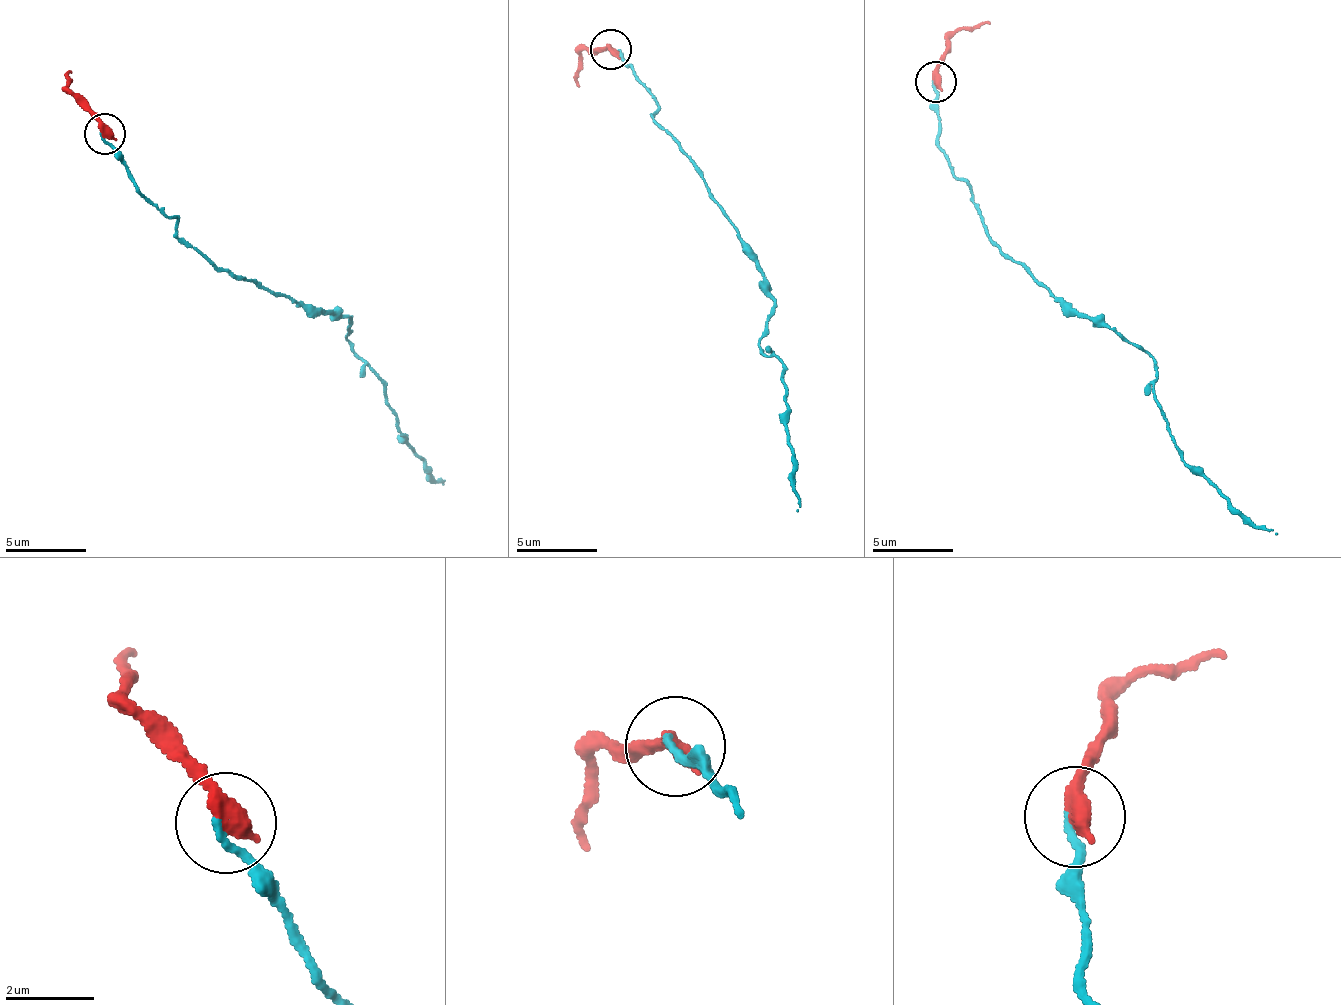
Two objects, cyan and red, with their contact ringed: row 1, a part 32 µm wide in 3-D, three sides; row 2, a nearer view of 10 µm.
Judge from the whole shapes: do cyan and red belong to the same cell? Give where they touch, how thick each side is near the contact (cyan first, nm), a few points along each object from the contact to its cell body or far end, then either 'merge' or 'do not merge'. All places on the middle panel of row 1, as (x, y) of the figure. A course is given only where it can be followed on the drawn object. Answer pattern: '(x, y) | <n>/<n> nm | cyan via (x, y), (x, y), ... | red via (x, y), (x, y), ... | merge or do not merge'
(611, 49) | 180/460 nm | cyan via (610, 48), (657, 103), (653, 114), (737, 233), (773, 302), (758, 347), (780, 360), (796, 512) | red via (610, 48), (578, 56), (580, 87) | do not merge

